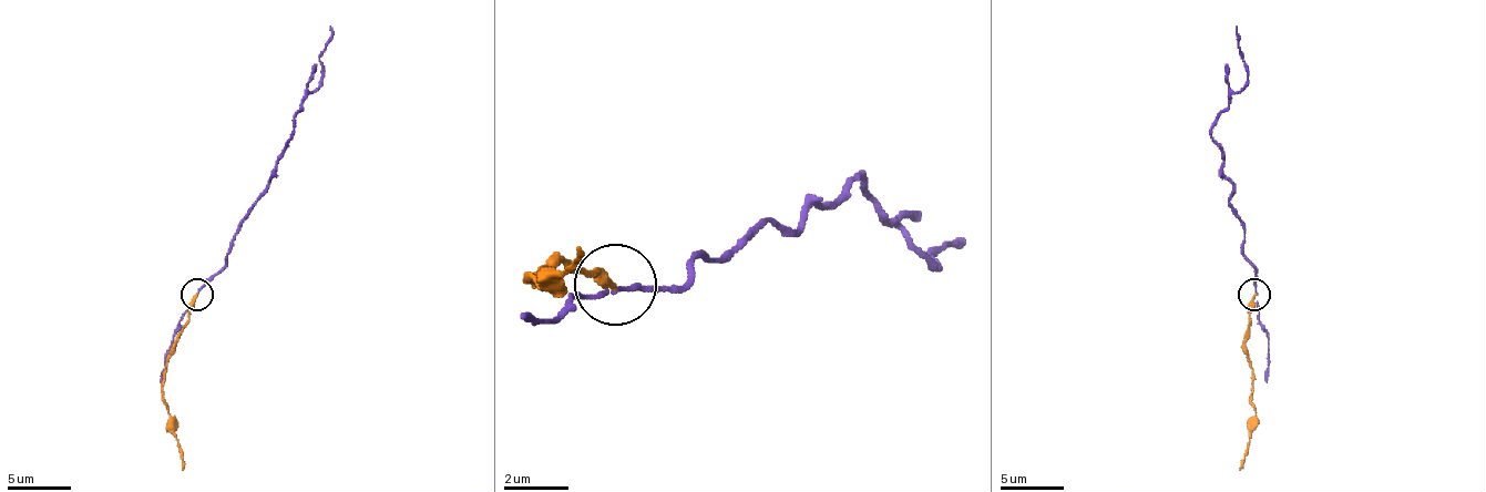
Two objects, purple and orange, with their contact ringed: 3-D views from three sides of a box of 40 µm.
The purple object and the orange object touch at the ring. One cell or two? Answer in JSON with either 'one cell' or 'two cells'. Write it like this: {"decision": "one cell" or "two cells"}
{"decision": "two cells"}

